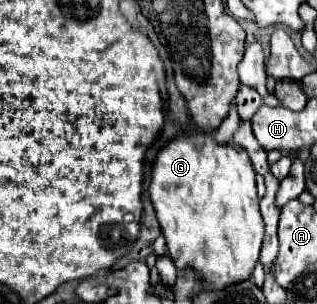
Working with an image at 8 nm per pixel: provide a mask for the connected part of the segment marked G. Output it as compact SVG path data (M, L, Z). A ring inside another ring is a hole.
M200 130L168 140L166 146L158 150L152 164L150 198L158 214L162 234L166 236L168 252L178 270L192 266L210 288L224 288L250 278L260 254L264 222L258 210L256 172L244 148L238 148L234 142L218 144L214 134L204 134Z

